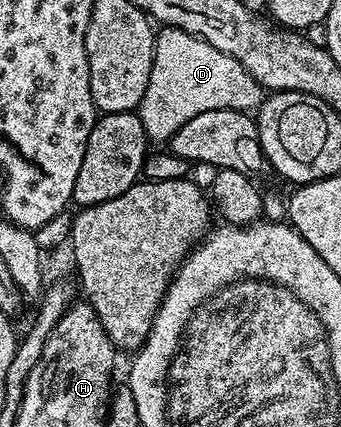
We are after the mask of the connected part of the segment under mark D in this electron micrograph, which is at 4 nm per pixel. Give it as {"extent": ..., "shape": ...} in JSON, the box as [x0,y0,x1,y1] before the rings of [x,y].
{"extent":[137,29,265,144],"shape":[[[171,29],[166,34],[167,63],[160,62],[157,67],[159,91],[149,89],[137,108],[148,140],[166,144],[185,121],[193,121],[197,113],[209,113],[209,109],[251,113],[263,102],[265,88],[229,53],[221,53],[209,41],[184,31]]]}

